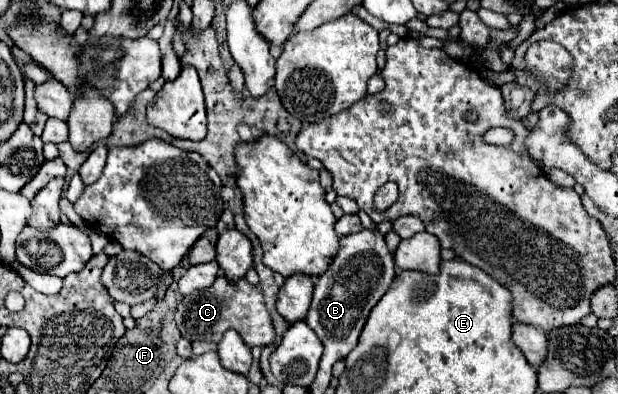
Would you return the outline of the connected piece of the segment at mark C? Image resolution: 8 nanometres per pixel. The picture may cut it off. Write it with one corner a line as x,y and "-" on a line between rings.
218,276
210,288
192,292
192,296
182,298
176,310
176,324
184,338
188,340
210,340
220,342
228,328
234,328
248,346
268,346
274,342
276,332
272,326
272,316
264,304
264,294
252,286
246,278
236,284
228,282
226,276

